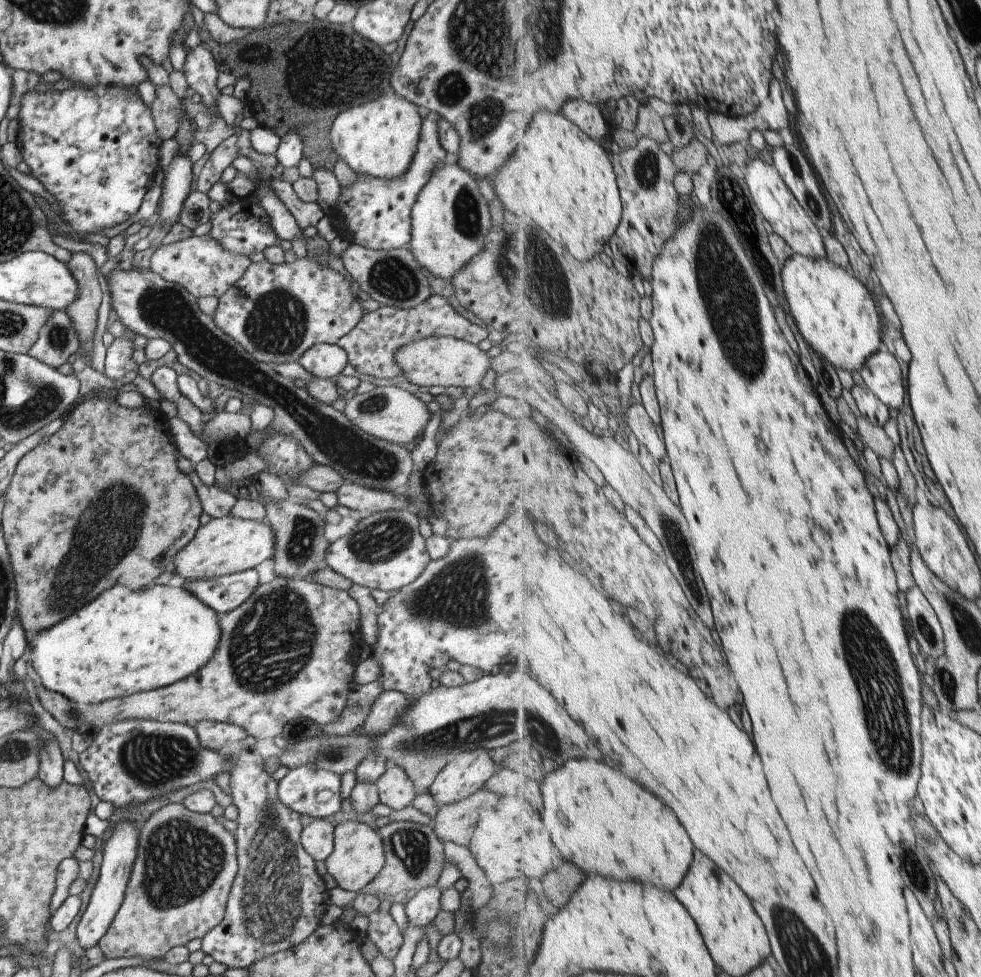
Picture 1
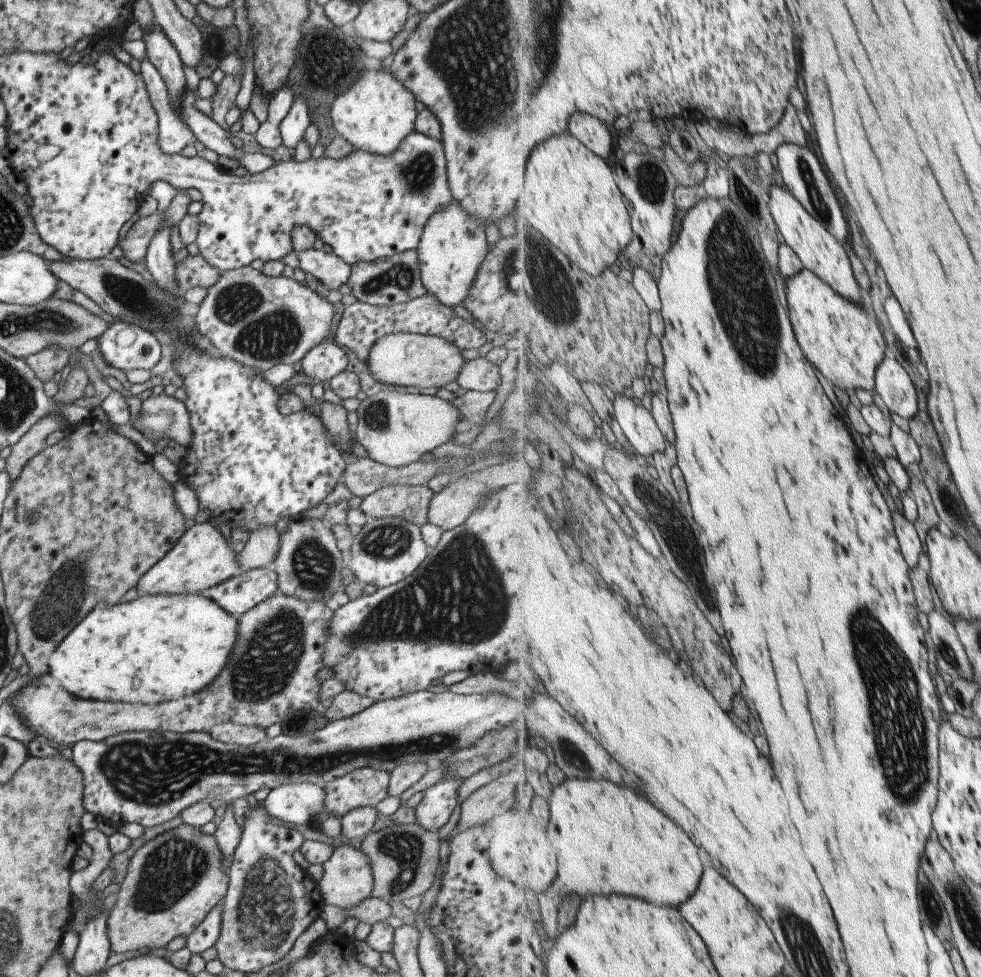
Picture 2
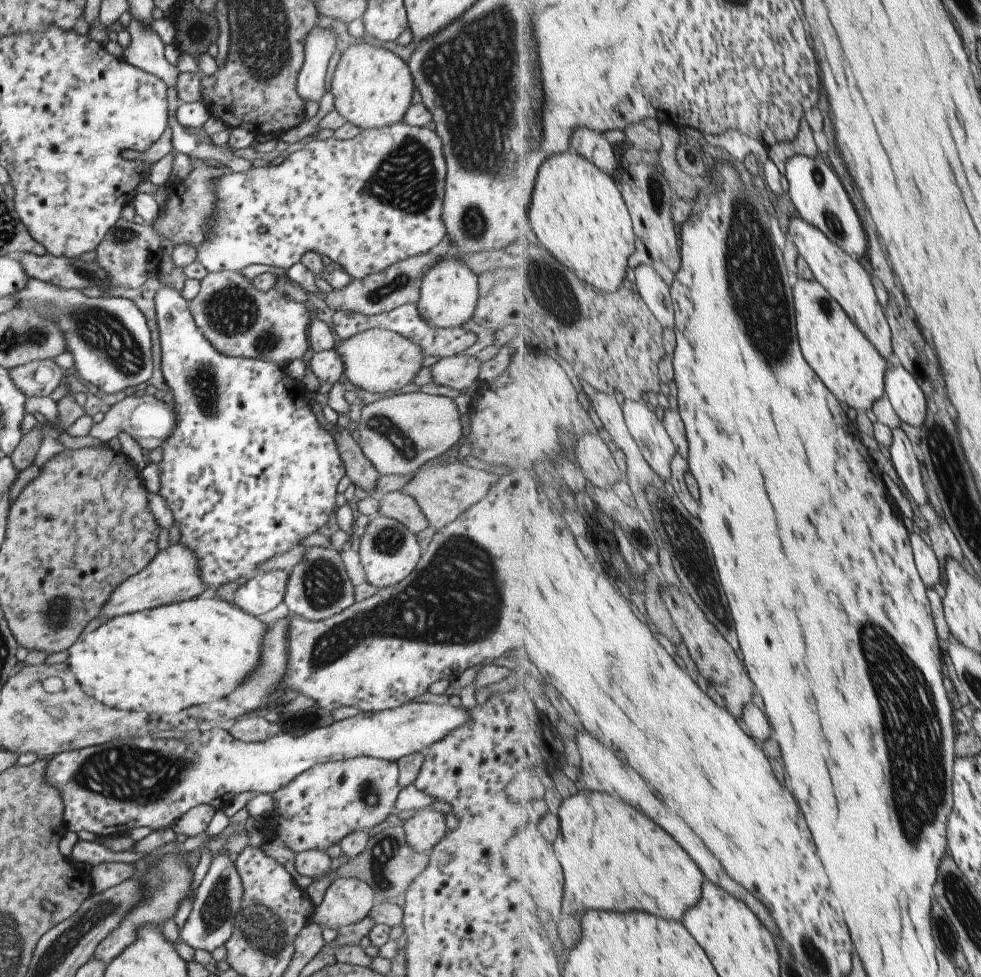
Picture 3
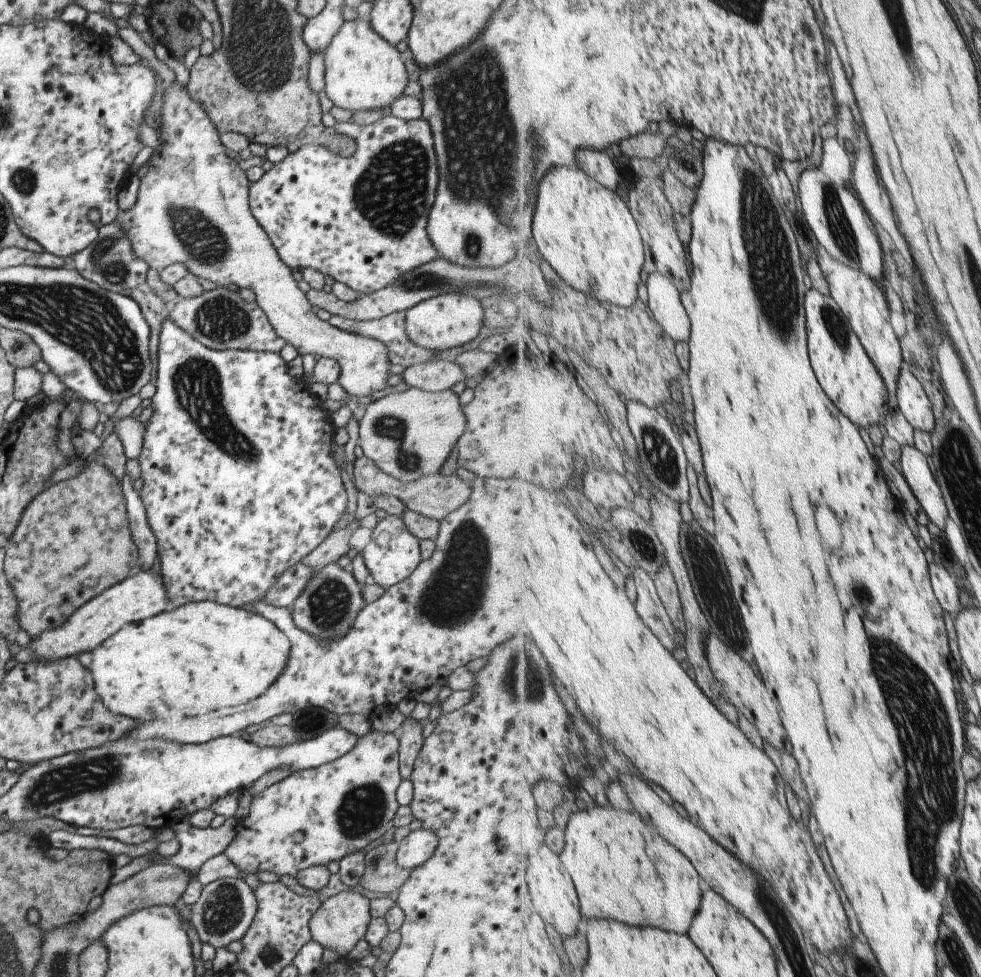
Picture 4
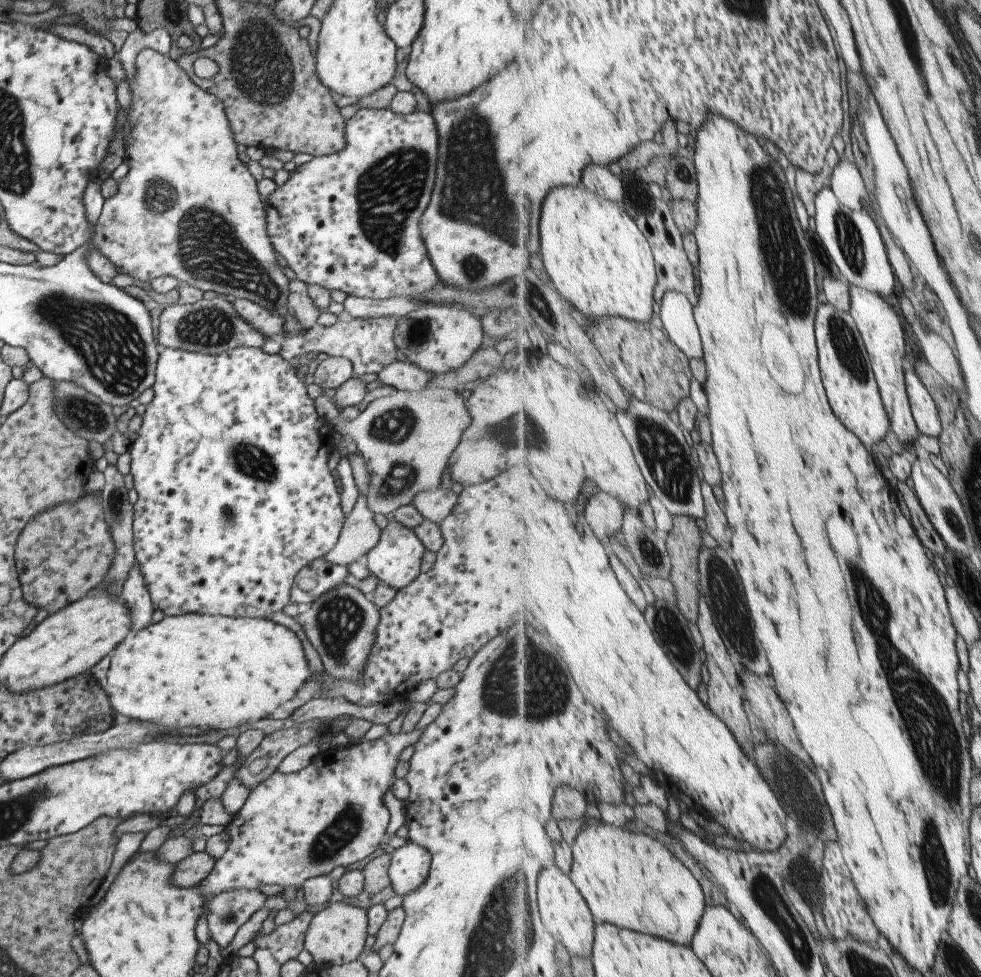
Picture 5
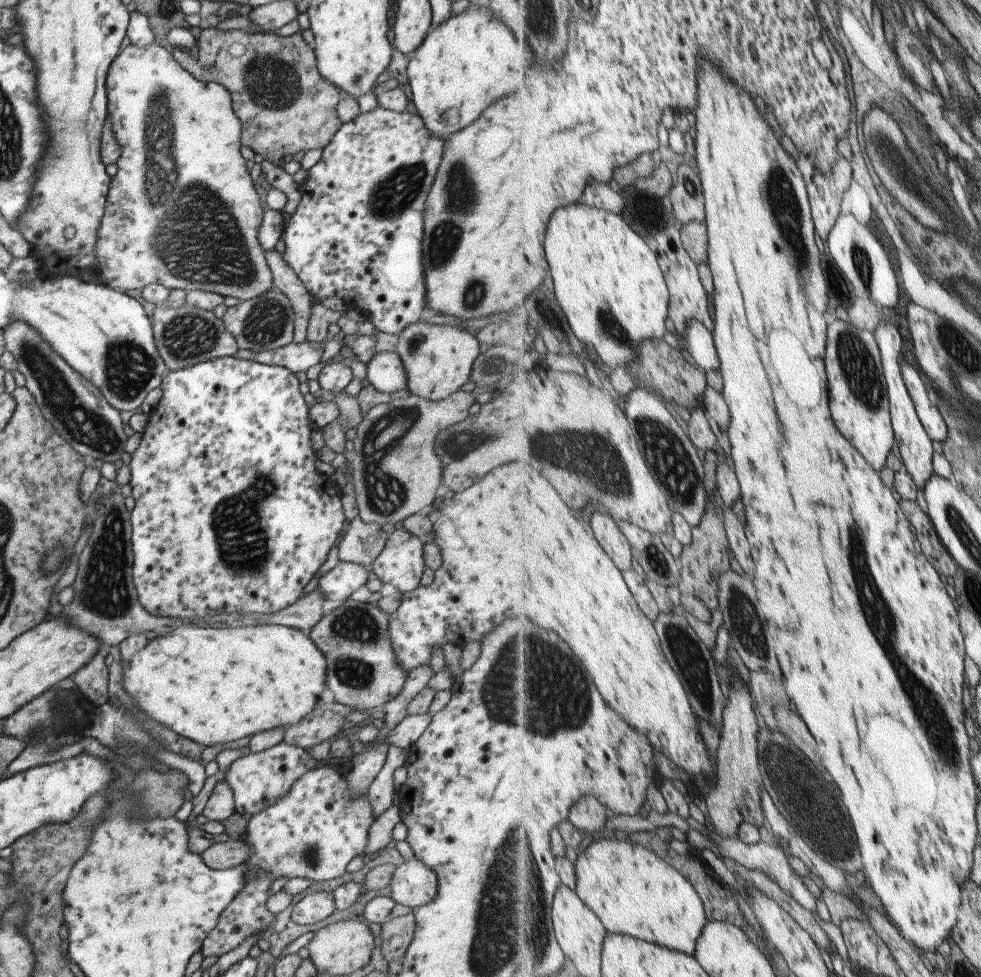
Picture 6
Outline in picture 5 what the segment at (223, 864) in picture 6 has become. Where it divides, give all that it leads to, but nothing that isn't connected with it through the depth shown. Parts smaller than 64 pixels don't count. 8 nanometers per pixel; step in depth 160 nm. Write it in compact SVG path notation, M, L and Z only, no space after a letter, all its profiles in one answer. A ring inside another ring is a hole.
M207 851L191 853L175 864L170 883L184 889L198 887L200 880L211 872L215 863L216 860Z

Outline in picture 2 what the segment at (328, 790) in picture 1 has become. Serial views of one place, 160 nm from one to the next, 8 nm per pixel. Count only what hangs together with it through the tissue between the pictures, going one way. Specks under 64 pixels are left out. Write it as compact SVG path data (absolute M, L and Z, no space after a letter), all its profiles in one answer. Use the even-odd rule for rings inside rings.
M284 784L271 789L261 804L273 821L278 818L285 824L301 826L301 824L314 824L322 818L323 799L323 789L316 784Z

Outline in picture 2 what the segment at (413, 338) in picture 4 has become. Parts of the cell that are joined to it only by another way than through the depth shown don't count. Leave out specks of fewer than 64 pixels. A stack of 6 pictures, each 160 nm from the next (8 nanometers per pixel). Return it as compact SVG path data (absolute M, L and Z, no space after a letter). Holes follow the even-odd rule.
M453 200L445 209L433 213L423 227L417 248L420 281L437 302L450 309L467 296L487 248L483 224L467 215Z

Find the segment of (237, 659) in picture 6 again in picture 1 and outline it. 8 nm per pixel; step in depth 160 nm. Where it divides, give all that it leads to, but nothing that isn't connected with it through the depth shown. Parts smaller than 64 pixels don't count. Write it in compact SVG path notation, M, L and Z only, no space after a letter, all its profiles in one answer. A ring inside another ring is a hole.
M116 584L70 617L38 633L20 658L27 663L29 673L41 686L74 703L92 705L182 681L213 656L219 639L220 628L215 611L199 602L183 586L153 586L139 592Z

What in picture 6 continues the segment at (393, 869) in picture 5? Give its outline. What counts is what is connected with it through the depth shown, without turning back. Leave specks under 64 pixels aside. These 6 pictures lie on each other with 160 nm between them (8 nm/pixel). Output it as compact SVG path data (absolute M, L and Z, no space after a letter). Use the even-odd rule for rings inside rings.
M416 858L411 860L403 860L403 863L395 866L395 872L389 880L390 894L389 898L396 904L406 906L407 908L420 908L423 904L428 904L429 900L433 900L435 892L437 892L437 880L435 874Z

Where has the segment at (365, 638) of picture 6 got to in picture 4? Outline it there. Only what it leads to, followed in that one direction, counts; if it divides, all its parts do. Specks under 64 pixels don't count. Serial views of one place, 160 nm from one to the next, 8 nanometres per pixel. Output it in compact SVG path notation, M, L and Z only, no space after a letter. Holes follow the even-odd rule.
M331 563L314 570L314 575L292 604L292 621L298 629L309 636L329 643L346 634L364 604L360 588L357 587L352 573Z

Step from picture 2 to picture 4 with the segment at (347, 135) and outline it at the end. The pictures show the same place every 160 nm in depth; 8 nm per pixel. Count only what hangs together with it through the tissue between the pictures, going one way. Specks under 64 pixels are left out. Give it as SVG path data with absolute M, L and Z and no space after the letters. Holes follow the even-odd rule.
M361 18L343 21L324 50L324 87L327 98L342 109L387 108L403 92L407 70L399 52Z

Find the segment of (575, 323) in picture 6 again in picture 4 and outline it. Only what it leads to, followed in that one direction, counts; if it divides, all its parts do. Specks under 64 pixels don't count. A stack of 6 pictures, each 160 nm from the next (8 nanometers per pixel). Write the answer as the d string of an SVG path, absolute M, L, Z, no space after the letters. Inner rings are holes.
M579 167L555 168L540 182L532 232L540 248L538 258L567 285L616 306L630 309L636 305L646 263L644 240L632 209L615 191L605 188Z

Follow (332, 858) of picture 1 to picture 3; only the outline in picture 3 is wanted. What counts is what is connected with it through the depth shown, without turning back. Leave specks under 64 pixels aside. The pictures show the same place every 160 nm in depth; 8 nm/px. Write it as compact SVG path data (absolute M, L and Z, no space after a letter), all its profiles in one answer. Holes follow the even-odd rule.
M345 877L333 878L321 902L314 906L311 922L323 928L339 928L368 916L376 902L375 894L365 882Z

